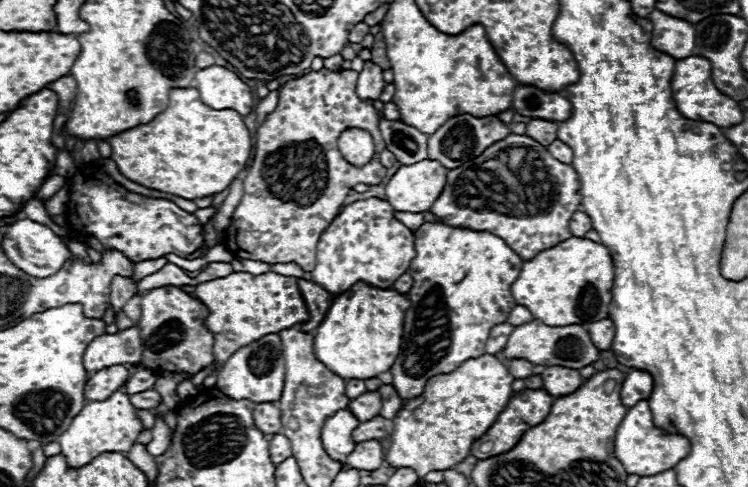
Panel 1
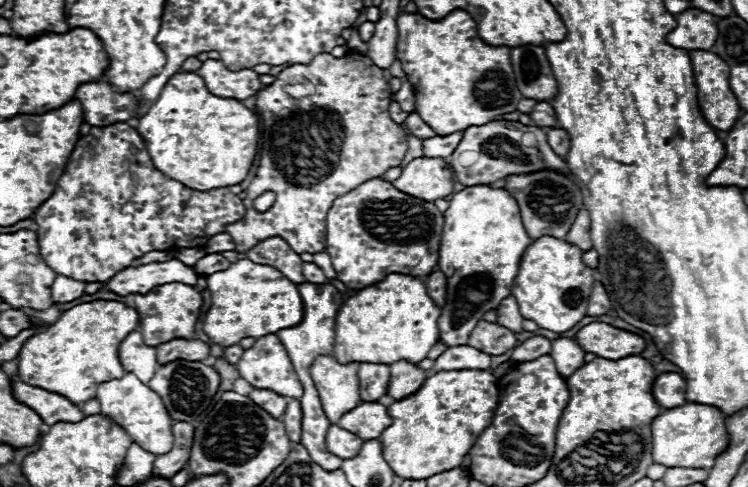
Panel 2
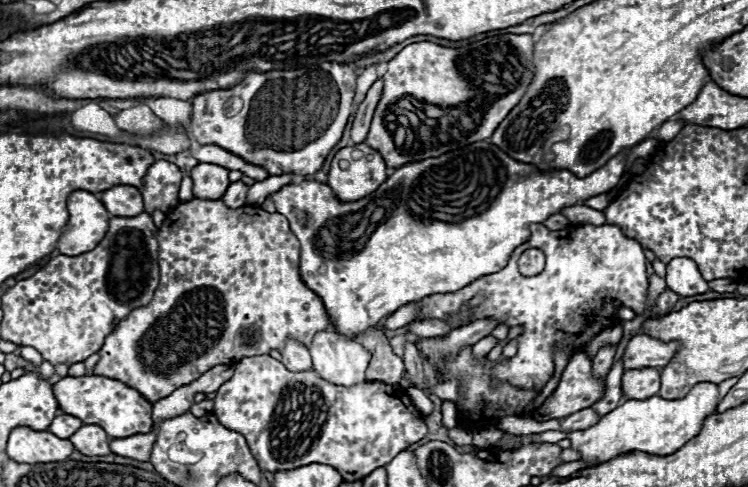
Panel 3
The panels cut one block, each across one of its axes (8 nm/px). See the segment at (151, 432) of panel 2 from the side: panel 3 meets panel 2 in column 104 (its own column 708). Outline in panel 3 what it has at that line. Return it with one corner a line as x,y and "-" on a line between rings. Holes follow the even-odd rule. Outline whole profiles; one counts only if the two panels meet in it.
700,382
696,384
684,398
664,400
660,396
650,396
646,400
626,400
610,414
602,416
598,424
586,430
578,430
570,434
572,448
580,450
582,460
598,460
608,462
620,454
640,450
654,456
666,456
684,446
690,438
694,438
706,416
716,412
720,402
718,384

